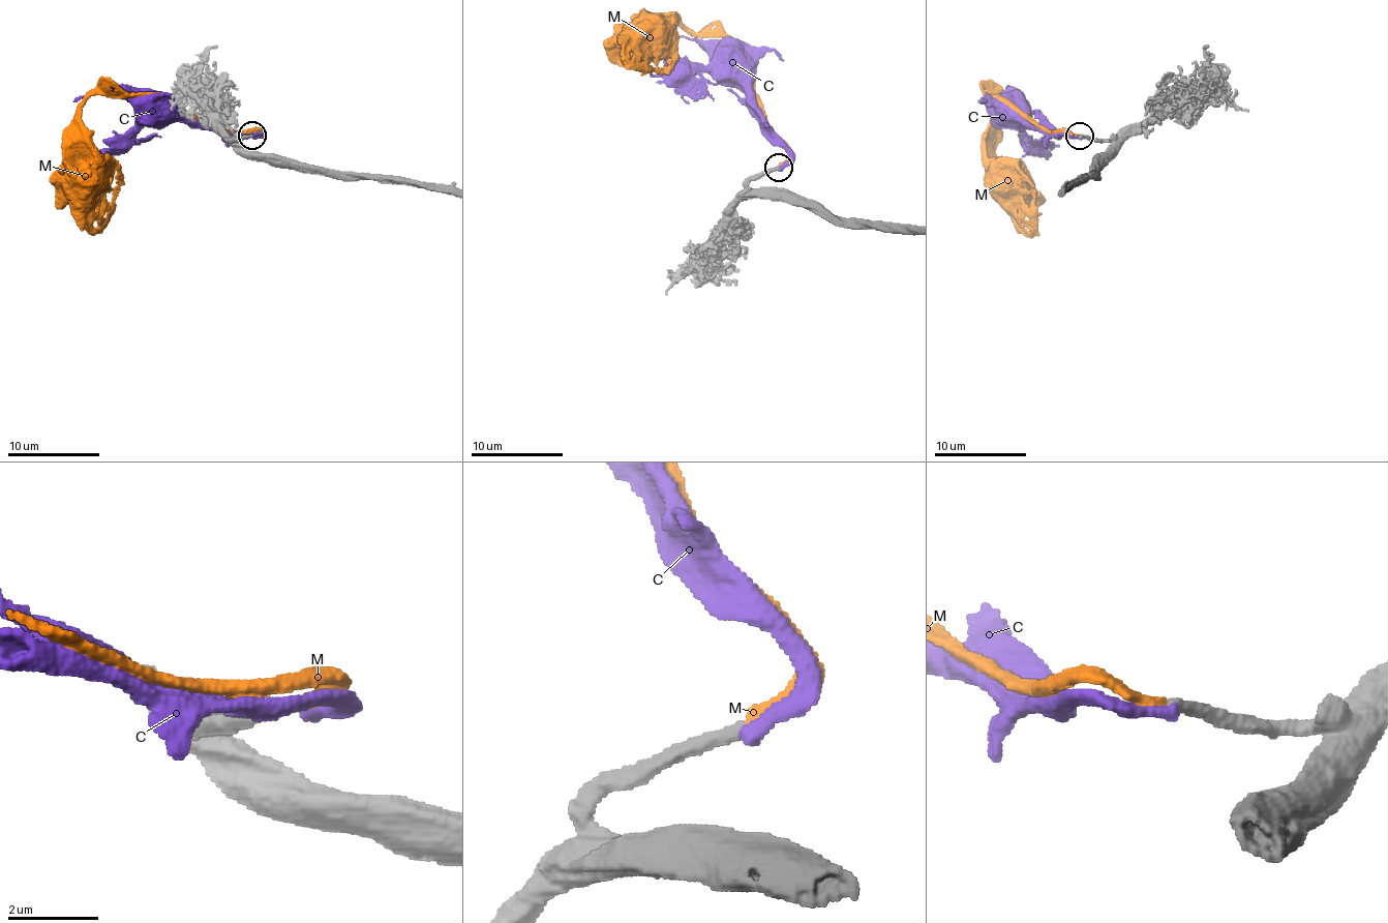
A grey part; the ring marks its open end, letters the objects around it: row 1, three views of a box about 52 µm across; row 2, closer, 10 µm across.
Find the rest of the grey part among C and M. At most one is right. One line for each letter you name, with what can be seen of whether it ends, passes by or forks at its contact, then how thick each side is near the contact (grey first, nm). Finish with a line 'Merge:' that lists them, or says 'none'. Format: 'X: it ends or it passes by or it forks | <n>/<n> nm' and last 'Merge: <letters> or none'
M: it ends | 300/280 nm
Merge: M

